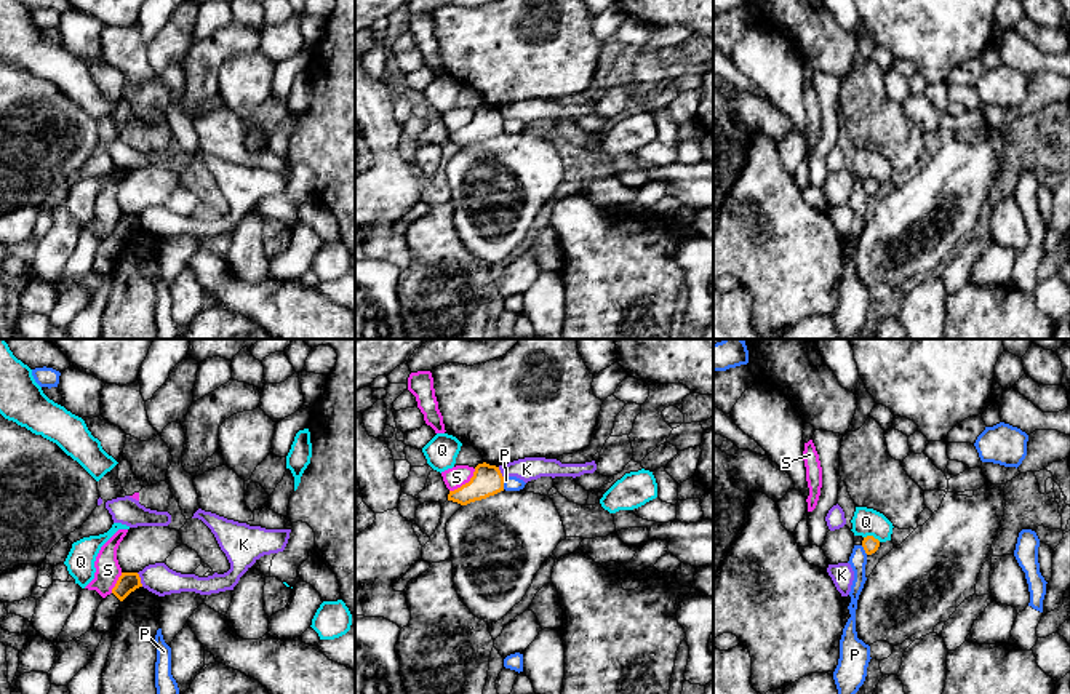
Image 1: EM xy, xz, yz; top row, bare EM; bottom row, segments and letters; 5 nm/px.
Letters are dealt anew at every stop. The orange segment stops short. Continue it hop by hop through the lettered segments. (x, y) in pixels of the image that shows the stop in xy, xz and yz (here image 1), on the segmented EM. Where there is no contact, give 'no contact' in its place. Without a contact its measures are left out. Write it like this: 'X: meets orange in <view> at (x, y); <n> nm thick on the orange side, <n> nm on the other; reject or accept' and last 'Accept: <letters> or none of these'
K: meets orange in xy at (139, 579); 100 nm thick on the orange side, 150 nm on the other; reject
P: meets orange in xz at (503, 483); 150 nm thick on the orange side, 80 nm on the other; reject
Q: meets orange in yz at (872, 536); 80 nm thick on the orange side, 140 nm on the other; reject
S: meets orange in xz at (466, 483); 150 nm thick on the orange side, 100 nm on the other; reject
Accept: none of these

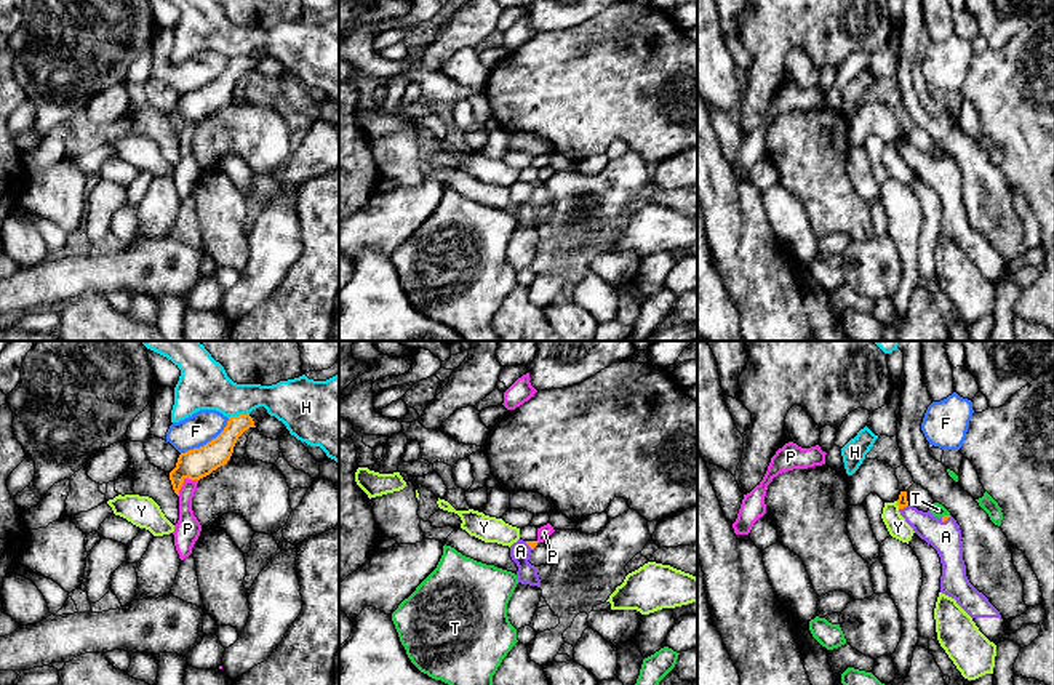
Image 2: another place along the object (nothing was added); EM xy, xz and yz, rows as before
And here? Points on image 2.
A: meets orange in yz at (944, 520); 20 nm thick on the orange side, 160 nm on the other; accept
F: meets orange in xy at (208, 442); 150 nm thick on the orange side, 160 nm on the other; reject
H: meets orange in xy at (239, 415); 140 nm thick on the orange side, 260 nm on the other; reject
P: meets orange in xy at (183, 482); 150 nm thick on the orange side, 130 nm on the other; reject
T: meets orange in yz at (946, 516); 20 nm thick on the orange side, 70 nm on the other; reject
Y: meets orange in yz at (898, 504); 50 nm thick on the orange side, 100 nm on the other; reject
Accept: A

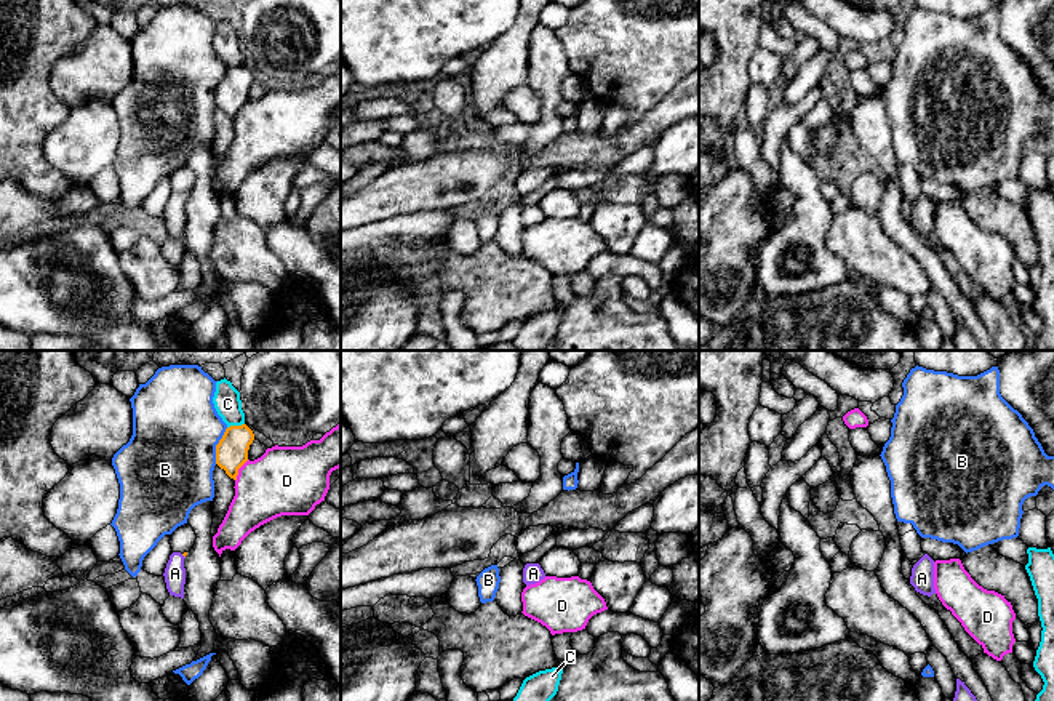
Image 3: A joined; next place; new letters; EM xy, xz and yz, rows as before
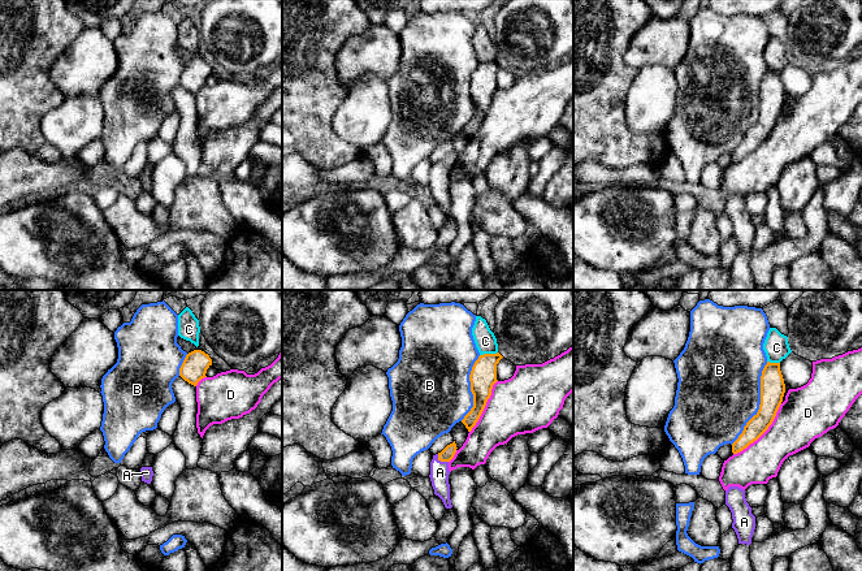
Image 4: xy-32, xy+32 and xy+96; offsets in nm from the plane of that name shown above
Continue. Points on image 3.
A: no contact; accept
B: meets orange in xy at (216, 445); 160 nm thick on the orange side, 460 nm on the other; reject
C: meets orange in xy at (235, 426); 160 nm thick on the orange side, 140 nm on the other; reject
D: meets orange in xy at (237, 471); 160 nm thick on the orange side, 360 nm on the other; reject
Accept: A

